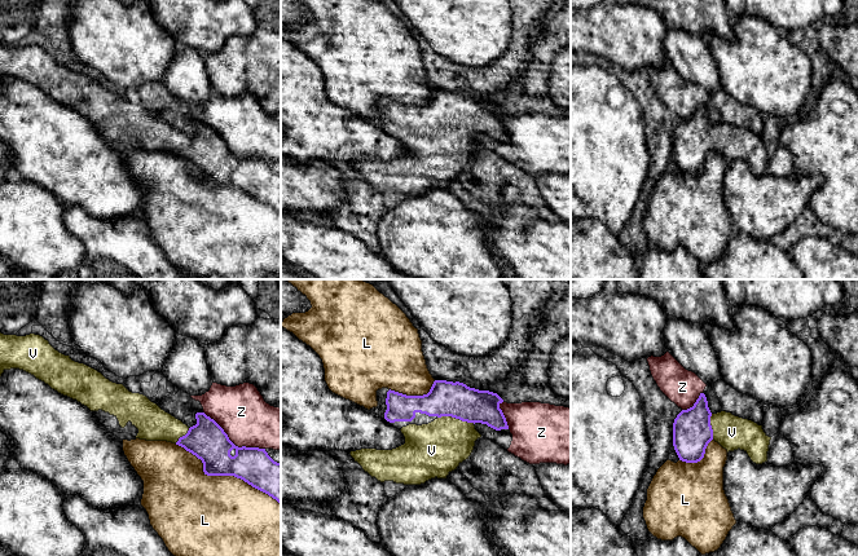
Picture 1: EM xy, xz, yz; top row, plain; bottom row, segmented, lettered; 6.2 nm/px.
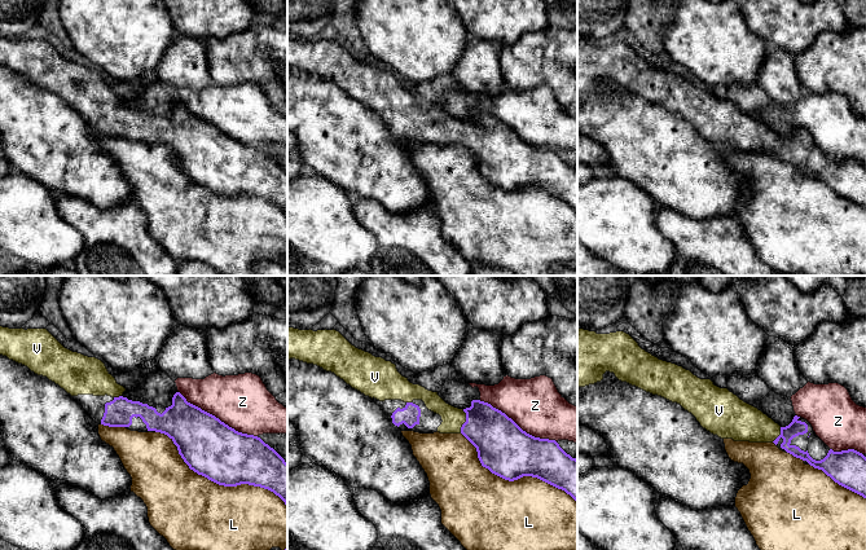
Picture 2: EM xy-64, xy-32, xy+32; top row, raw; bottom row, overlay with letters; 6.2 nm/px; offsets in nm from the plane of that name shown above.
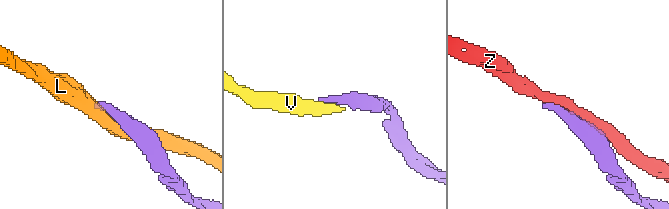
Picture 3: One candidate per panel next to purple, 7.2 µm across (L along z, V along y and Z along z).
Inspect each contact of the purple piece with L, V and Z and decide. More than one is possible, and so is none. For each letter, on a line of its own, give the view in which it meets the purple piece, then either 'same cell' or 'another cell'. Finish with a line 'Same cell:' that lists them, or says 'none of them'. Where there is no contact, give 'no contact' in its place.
L: contact in xy; another cell
V: contact in xz; same cell
Z: contact in xy; another cell
Same cell: V

